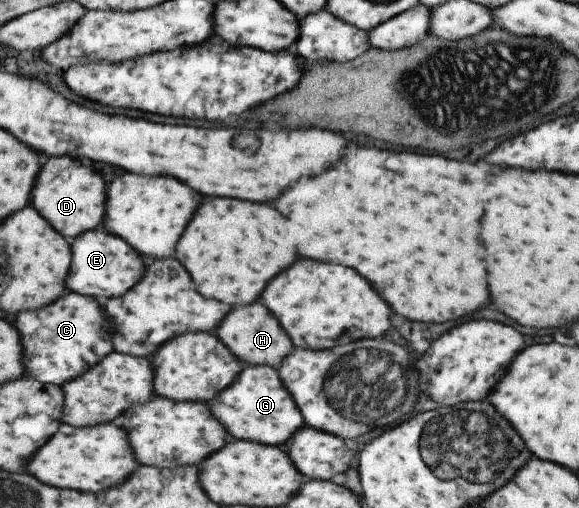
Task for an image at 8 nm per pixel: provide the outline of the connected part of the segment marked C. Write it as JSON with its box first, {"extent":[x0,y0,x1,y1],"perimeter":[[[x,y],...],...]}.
{"extent":[16,291,114,387],"perimeter":[[[70,291],[42,310],[18,314],[16,328],[24,344],[24,366],[32,377],[44,384],[62,387],[114,351],[112,324],[102,314],[102,308],[94,298]]]}

